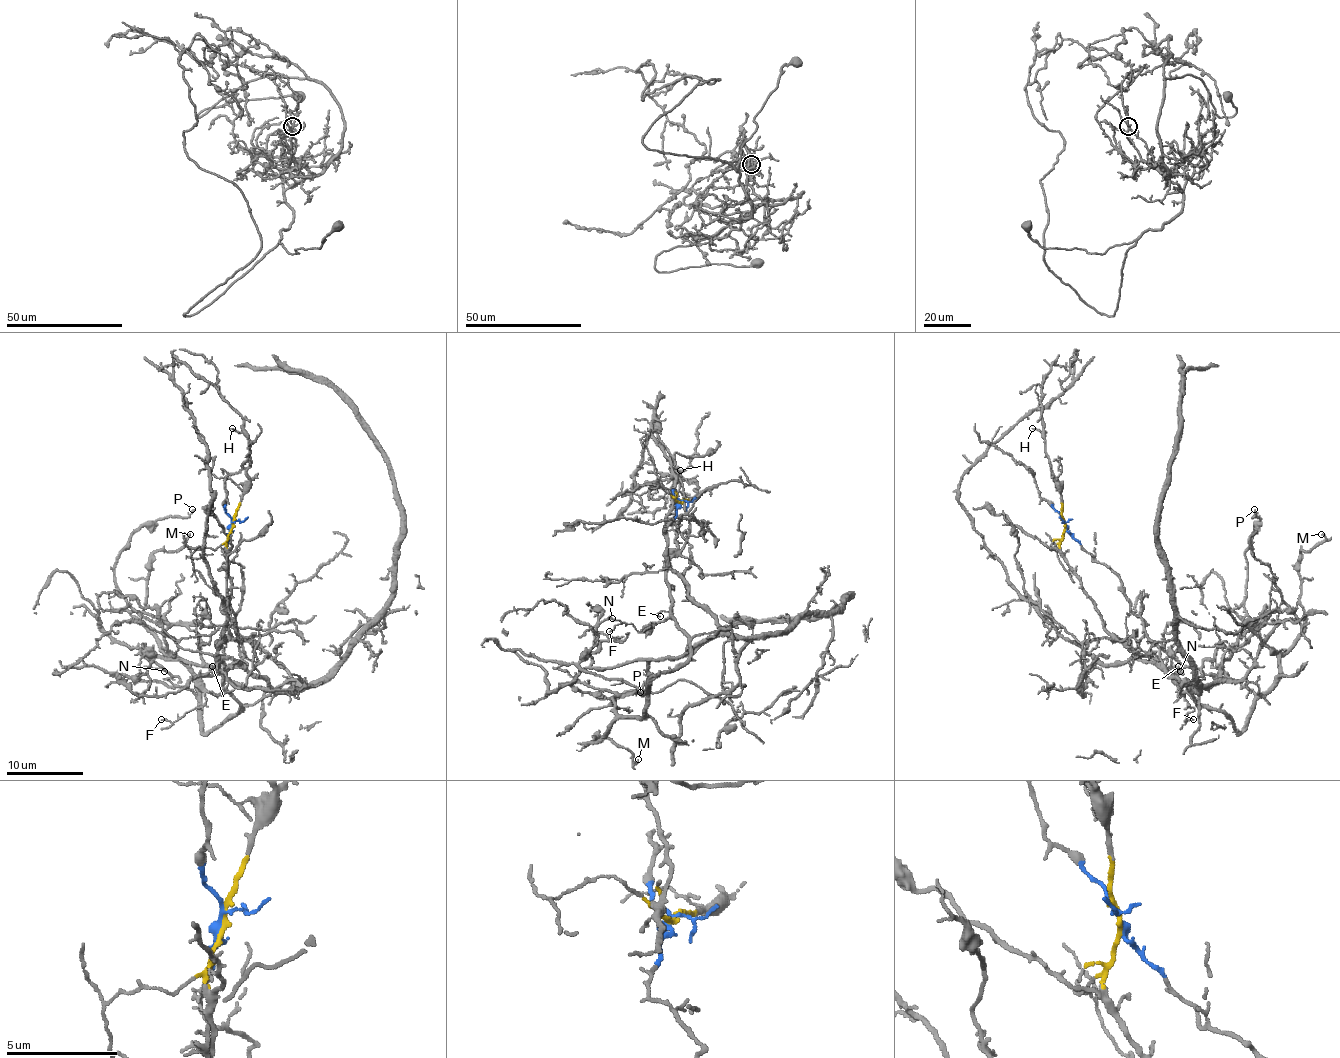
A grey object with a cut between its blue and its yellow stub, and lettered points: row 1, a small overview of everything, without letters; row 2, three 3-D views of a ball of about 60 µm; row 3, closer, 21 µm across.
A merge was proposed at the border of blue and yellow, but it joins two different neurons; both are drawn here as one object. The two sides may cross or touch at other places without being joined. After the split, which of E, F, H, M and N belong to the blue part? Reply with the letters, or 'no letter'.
no letter

